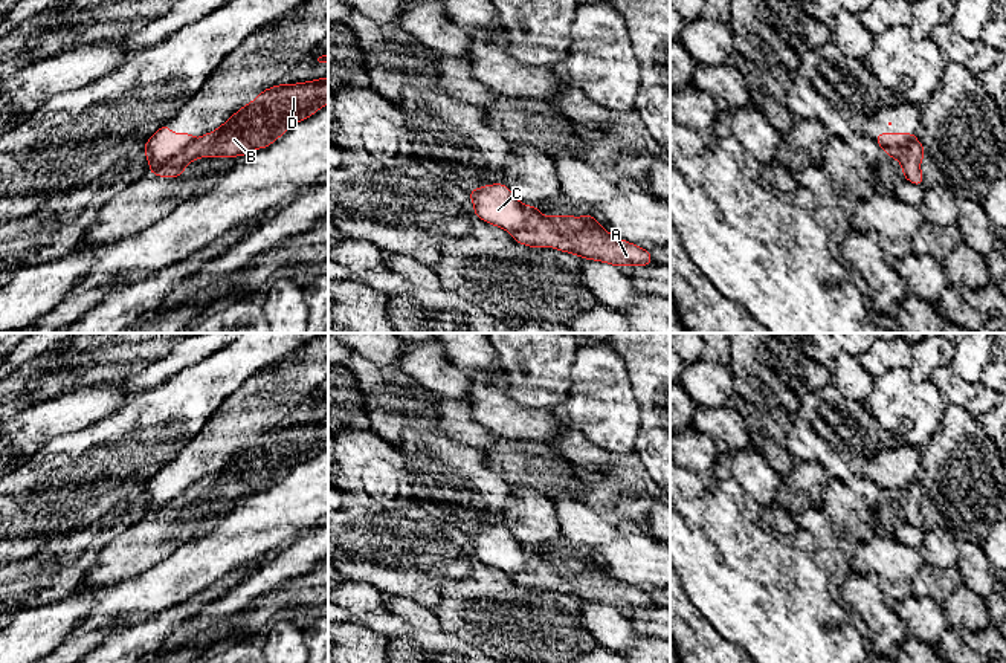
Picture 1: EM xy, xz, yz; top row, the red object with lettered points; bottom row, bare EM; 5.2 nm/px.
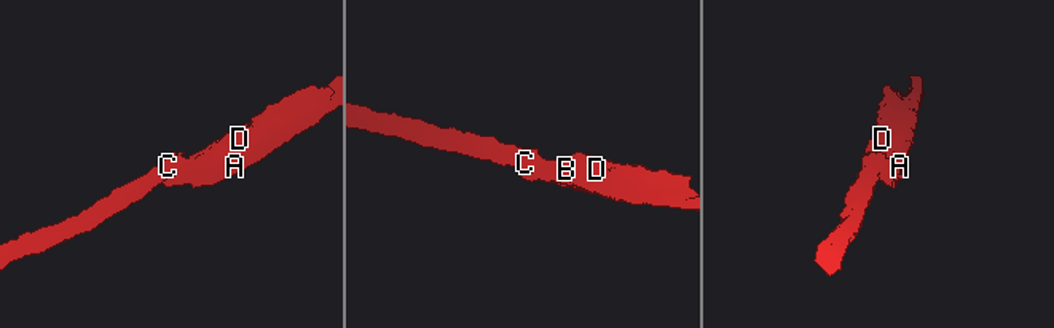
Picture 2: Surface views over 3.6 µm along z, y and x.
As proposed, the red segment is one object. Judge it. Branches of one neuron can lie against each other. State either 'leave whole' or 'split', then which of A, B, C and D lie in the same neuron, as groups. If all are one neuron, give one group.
split | A B D / C

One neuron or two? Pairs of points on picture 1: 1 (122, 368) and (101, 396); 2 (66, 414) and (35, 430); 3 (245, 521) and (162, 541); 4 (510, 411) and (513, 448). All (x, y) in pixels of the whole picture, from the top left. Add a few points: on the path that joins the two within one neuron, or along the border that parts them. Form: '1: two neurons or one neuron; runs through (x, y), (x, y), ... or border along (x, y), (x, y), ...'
1: two neurons; border along (127, 376), (78, 388)
2: one neuron; runs through (58, 416), (43, 422)
3: two neurons; border along (208, 530), (176, 547)
4: two neurons; border along (501, 437), (542, 440), (547, 445)

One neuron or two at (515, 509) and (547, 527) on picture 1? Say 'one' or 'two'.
one

